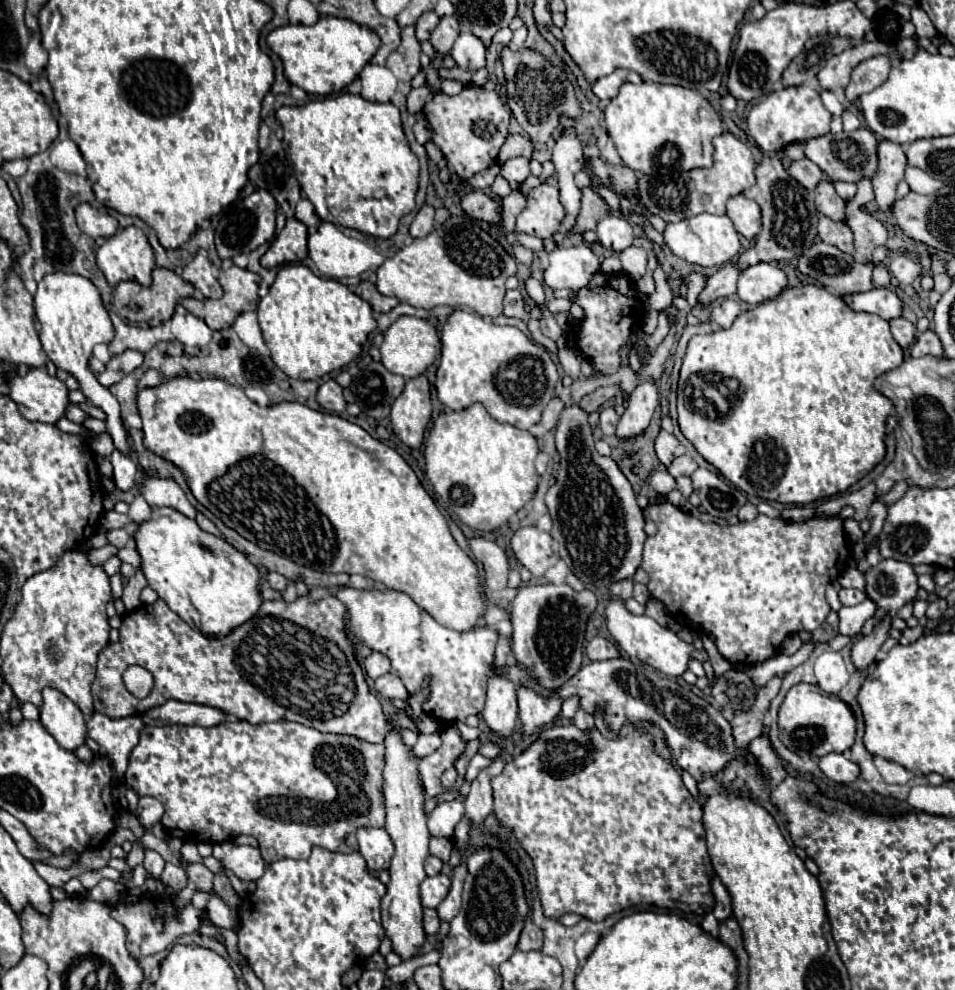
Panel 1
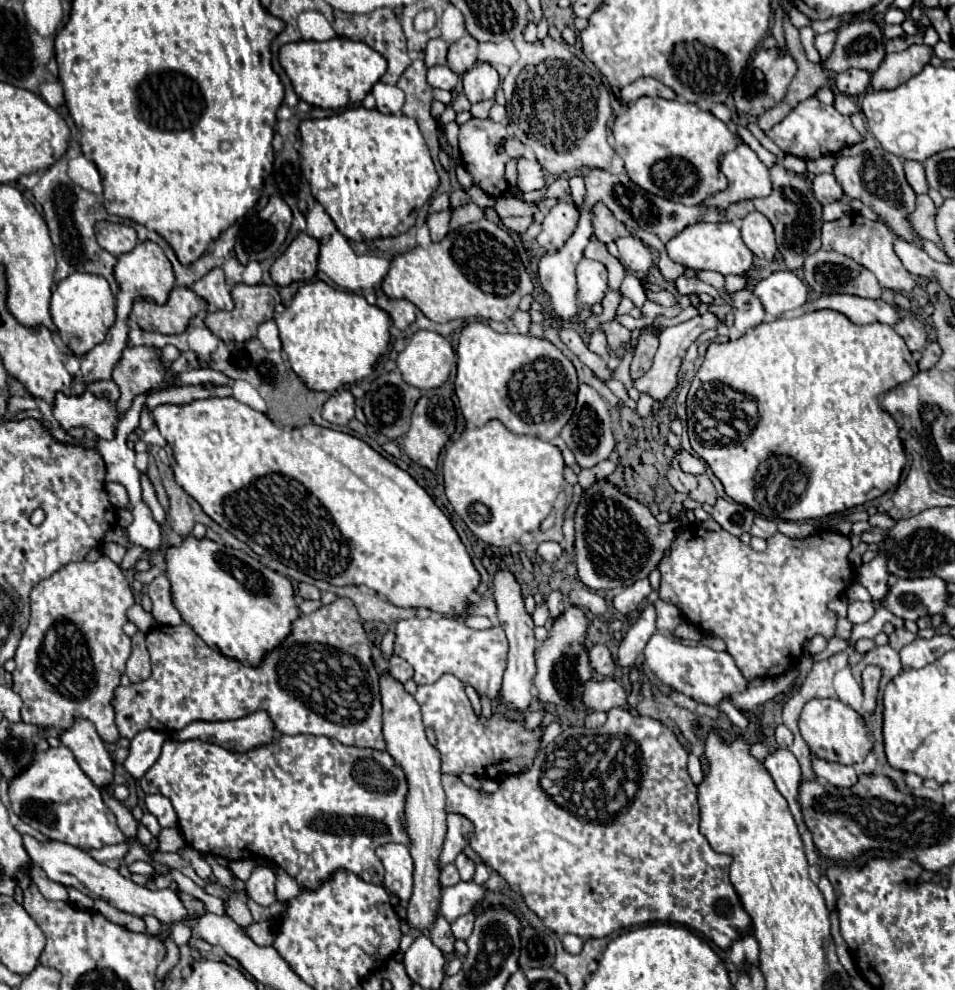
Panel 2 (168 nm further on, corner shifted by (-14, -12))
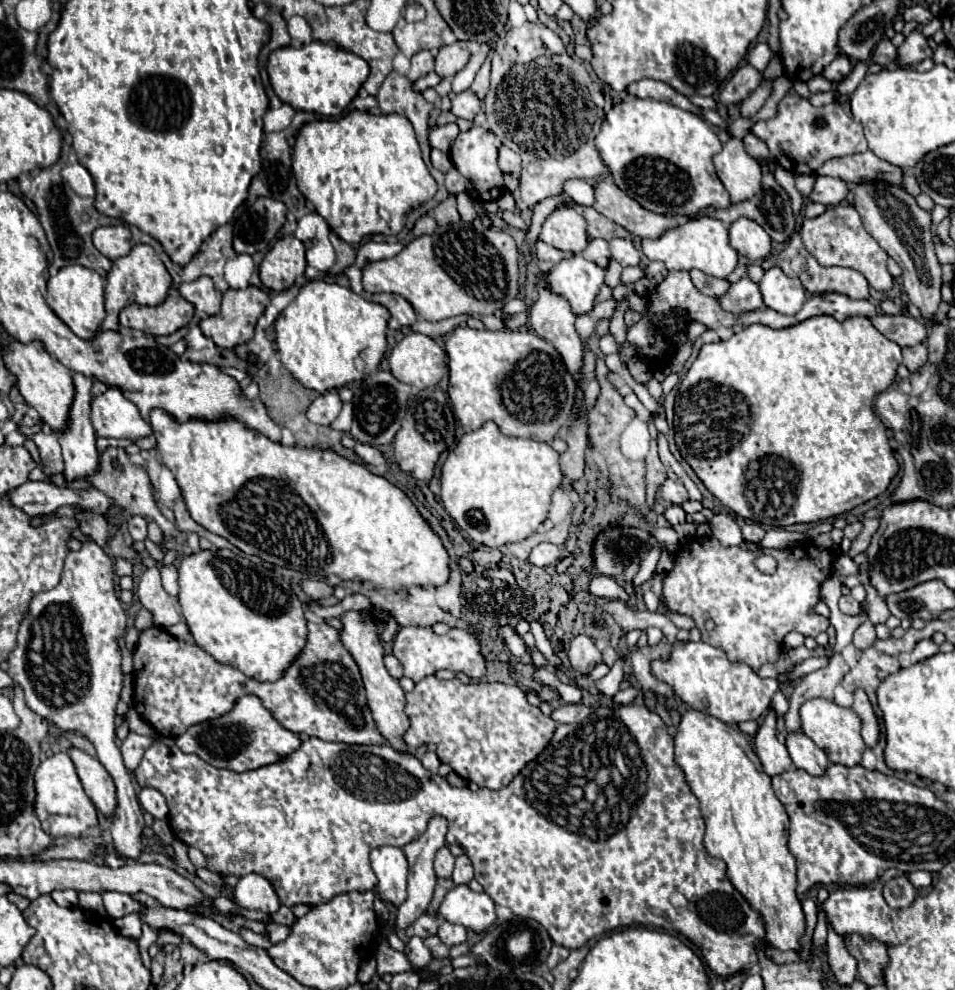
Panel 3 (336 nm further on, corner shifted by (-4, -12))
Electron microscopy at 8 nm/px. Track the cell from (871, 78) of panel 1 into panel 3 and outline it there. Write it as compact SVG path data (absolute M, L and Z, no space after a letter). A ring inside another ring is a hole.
M910 32L910 36L906 36L904 44L898 48L898 62L900 64L910 64L916 66L926 58L932 58L932 48L928 46L928 40L922 36L922 32Z

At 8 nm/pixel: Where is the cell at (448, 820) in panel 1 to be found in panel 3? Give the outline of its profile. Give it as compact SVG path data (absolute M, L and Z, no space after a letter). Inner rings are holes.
M434 816L434 818L428 822L426 832L424 832L418 840L414 840L414 842L410 842L410 844L406 844L406 846L402 848L404 854L406 854L406 858L408 858L408 864L410 864L408 898L406 898L406 902L400 904L400 908L398 908L398 916L396 916L396 926L402 928L402 930L406 930L418 916L422 916L422 914L426 912L428 904L430 904L430 898L432 898L432 894L434 894L434 886L436 886L436 872L434 872L432 862L434 862L434 854L436 854L436 850L442 848L442 846L446 844L446 840L444 840L446 830L448 830L448 822L446 822L446 818L442 818L442 816Z

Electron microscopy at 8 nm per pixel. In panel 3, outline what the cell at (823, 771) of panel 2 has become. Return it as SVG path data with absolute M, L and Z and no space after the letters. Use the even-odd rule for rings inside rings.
M790 732L786 736L786 748L796 768L802 768L810 774L826 772L826 766L828 766L826 754L804 732Z

